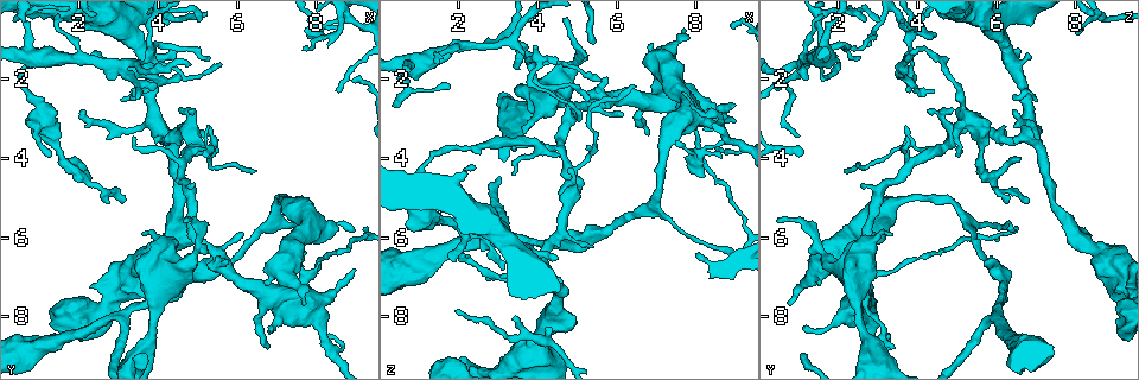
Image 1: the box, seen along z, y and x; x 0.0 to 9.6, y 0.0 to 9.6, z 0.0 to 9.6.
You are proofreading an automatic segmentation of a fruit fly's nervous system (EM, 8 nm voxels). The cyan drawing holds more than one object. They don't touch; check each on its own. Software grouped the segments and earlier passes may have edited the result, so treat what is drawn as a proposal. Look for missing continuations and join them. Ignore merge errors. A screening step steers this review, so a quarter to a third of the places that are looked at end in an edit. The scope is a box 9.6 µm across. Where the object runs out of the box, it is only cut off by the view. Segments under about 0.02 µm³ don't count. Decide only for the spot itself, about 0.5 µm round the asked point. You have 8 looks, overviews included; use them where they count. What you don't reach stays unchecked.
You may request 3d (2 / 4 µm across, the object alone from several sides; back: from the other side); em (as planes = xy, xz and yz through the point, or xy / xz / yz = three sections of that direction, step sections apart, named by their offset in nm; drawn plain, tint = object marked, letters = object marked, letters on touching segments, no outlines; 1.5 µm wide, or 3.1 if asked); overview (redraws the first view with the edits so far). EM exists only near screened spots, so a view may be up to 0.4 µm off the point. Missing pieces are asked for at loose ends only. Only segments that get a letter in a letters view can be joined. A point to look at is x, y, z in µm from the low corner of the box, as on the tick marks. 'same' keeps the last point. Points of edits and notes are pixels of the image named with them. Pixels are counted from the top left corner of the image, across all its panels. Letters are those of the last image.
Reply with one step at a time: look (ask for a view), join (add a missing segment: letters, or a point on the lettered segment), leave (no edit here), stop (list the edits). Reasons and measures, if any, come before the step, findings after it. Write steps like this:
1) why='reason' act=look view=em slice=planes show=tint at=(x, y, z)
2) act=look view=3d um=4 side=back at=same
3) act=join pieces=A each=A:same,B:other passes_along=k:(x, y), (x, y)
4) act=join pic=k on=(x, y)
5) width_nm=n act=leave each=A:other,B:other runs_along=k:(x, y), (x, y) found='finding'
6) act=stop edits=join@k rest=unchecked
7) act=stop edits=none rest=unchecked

why='branch stops here' act=look view=3d um=2 at=(6.20, 5.90, 2.85)

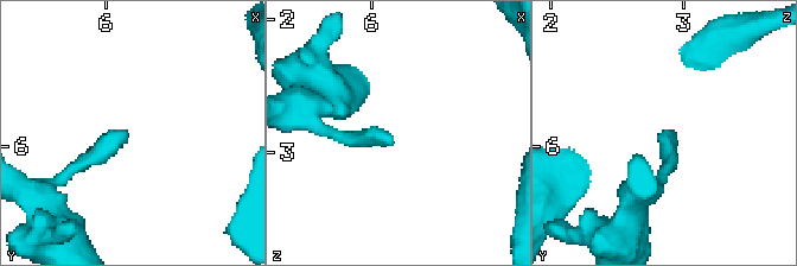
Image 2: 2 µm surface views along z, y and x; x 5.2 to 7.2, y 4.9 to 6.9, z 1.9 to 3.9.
why='shape alone is not enough' act=look view=em slice=xz step=8 show=plain at=(6.18, 5.92, 2.88)

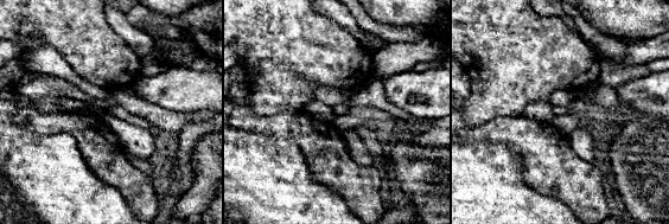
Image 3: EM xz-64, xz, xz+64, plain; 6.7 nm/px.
act=look view=em slice=xz step=8 show=letters at=same

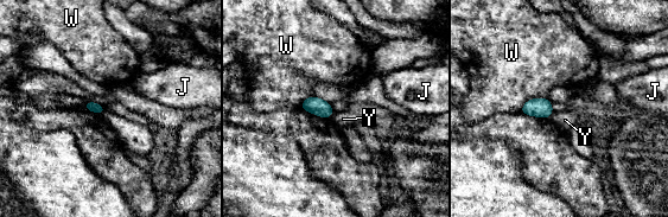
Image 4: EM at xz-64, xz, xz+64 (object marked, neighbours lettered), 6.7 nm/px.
act=leave each=J:other,W:other,Y:other border=4:(554, 112), (546, 117) found='no lettered segment goes on from it'

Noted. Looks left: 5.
why='free end' act=look view=em slice=xy step=8 show=tint at=(3.35, 2.30, 4.50)

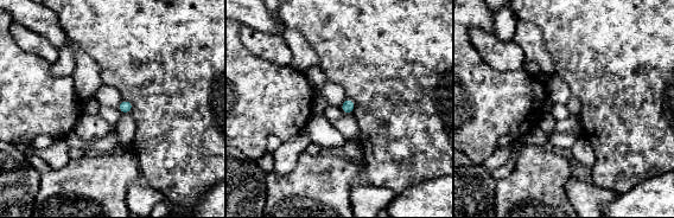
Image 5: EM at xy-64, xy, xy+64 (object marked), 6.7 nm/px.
why='cut it another way' act=look view=em slice=planes show=letters at=same

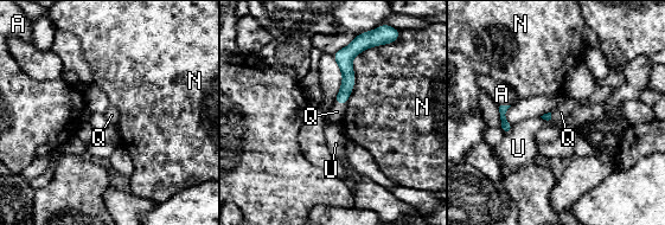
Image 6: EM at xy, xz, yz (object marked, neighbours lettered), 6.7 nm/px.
act=join pieces=Q each=A:other,N:other,Q:same,U:other passes_along=6:(346, 68), (340, 103), (337, 111) found='it goes on there'

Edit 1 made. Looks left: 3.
act=look view=overview

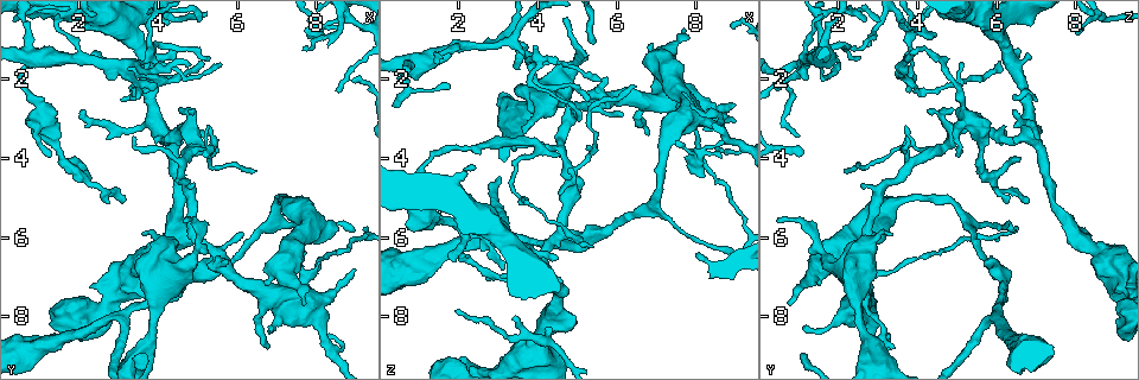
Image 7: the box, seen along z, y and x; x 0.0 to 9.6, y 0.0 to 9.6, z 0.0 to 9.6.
why='free end' act=look view=em slice=xz step=8 show=letters at=(1.80, 4.00, 6.60)

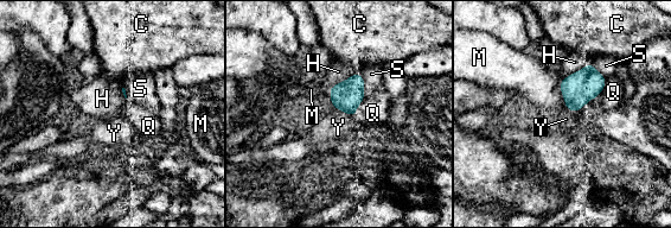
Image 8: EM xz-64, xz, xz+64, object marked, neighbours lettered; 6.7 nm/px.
act=join pieces=Y each=C:other,H:other,M:other,Q:other,S:other,Y:same found='the neuron continues'

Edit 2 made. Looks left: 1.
act=stop edits=join@6,join@8 rest=unchecked

